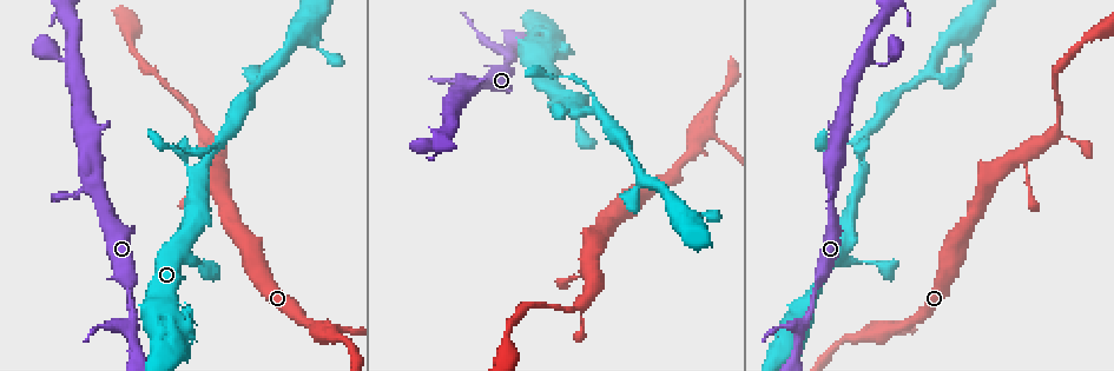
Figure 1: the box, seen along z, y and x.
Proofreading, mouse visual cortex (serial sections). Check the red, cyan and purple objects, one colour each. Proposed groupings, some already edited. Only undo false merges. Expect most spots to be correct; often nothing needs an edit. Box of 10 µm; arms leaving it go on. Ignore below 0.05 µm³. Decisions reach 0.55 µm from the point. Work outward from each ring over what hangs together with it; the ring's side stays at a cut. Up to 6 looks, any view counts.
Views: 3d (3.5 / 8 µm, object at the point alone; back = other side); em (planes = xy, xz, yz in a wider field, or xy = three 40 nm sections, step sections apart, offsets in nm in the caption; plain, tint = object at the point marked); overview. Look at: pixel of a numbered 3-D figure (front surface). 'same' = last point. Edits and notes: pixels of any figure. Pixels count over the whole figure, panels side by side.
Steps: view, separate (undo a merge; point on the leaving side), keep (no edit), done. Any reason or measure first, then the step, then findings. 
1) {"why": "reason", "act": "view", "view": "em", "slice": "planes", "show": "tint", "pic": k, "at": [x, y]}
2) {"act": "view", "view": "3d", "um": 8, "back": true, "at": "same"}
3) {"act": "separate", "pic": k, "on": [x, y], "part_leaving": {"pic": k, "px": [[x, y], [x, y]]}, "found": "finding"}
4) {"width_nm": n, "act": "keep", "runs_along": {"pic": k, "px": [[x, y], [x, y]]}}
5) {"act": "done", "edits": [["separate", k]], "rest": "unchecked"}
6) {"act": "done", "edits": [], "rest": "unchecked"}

{"act": "view", "view": "3d", "um": 3.5, "pic": 1, "at": [221, 145]}

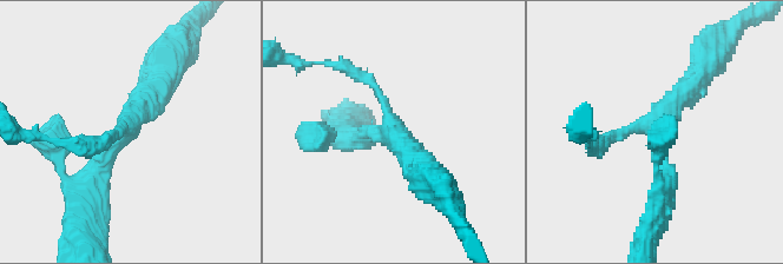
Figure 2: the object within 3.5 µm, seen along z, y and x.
{"arms": 3, "arm_widths_nm": [150, 300, 350], "act": "view", "view": "em", "slice": "xy", "step": 2, "show": "tint", "pic": 2, "at": [393, 137]}

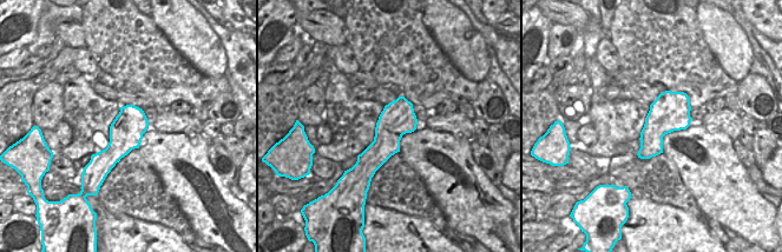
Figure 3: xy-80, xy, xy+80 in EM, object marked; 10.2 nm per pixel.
{"act": "view", "view": "em", "slice": "xy", "step": 1, "show": "tint", "at": "same"}

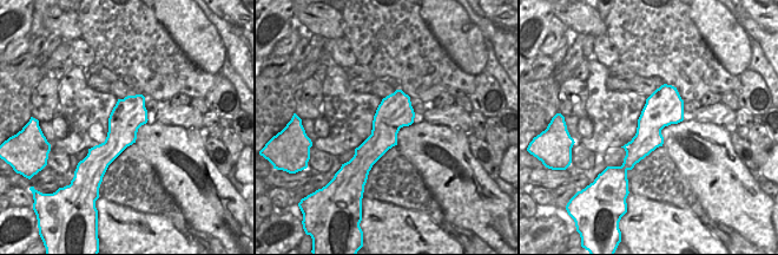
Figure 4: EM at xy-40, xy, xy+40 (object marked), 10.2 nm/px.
{"act": "keep", "runs_along": {"pic": 2, "px": [[86, 198], [159, 72]]}, "found": "all the same cell"}

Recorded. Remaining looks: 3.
{"act": "view", "view": "3d", "um": 3.5, "pic": 1, "at": [75, 58]}

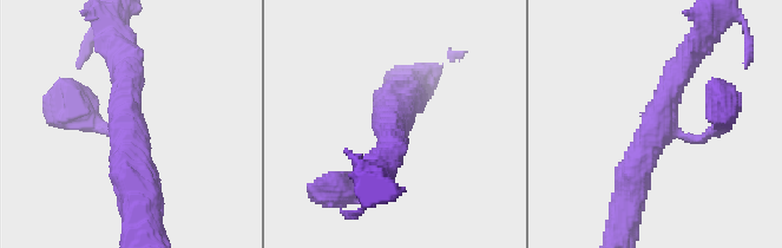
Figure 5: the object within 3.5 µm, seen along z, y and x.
{"arms": 3, "arm_widths_nm": [150, 350, 450], "why": "need the tissue", "act": "view", "view": "em", "slice": "xy", "step": 5, "show": "plain", "pic": 5, "at": [394, 123]}

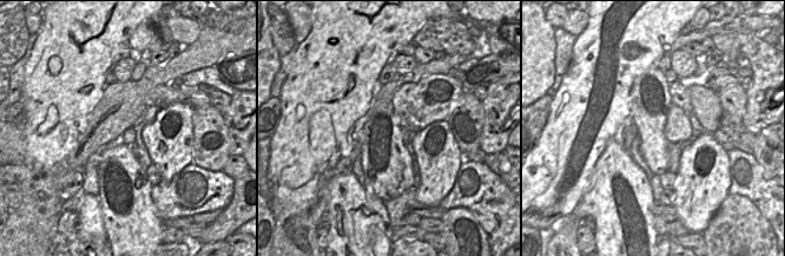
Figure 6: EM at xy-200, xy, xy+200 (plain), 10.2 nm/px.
{"act": "view", "view": "em", "slice": "xy", "step": 5, "show": "tint", "at": "same"}

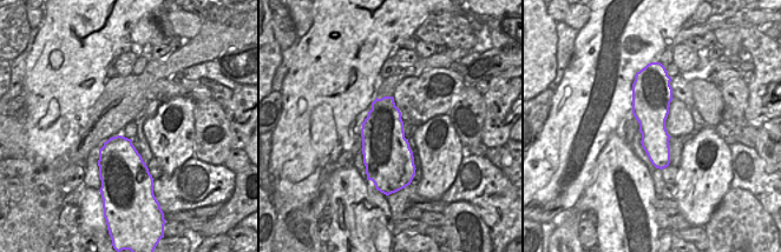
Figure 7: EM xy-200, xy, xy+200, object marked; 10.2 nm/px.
{"act": "keep", "runs_along": {"pic": 5, "px": [[628, 196], [664, 98], [689, 54]]}, "found": "continuous, no second cell"}

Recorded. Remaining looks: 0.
{"act": "done", "edits": [], "rest": "unchecked"}

